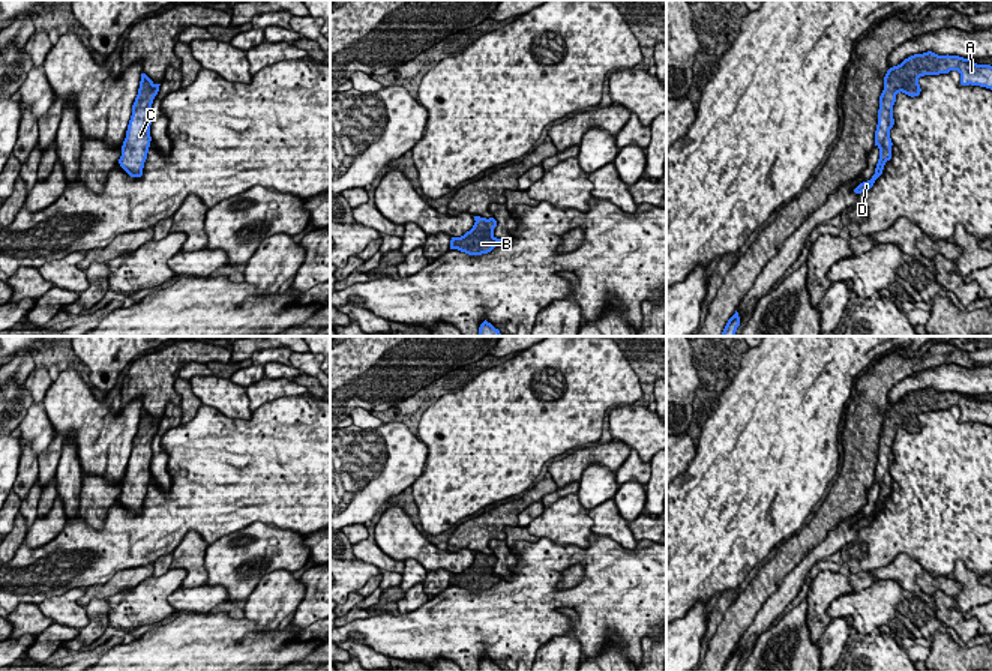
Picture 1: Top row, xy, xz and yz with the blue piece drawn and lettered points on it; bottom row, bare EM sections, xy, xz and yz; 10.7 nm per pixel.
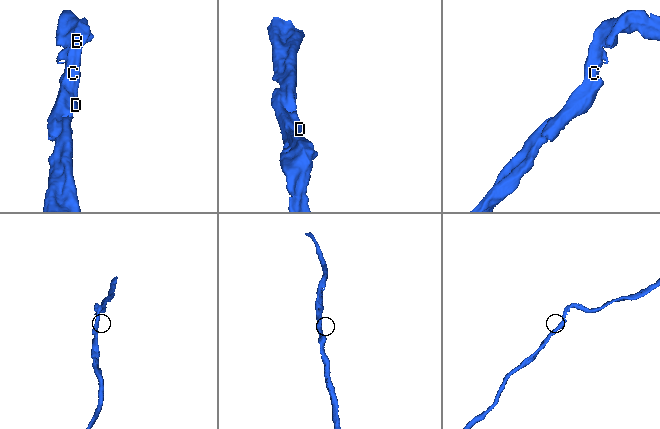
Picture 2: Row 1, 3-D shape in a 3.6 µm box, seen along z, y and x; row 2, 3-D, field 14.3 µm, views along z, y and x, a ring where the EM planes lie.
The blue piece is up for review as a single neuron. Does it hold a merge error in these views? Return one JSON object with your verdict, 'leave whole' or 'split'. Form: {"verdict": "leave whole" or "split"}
{"verdict": "leave whole"}

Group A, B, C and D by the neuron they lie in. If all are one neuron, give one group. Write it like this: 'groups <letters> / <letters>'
groups A B C D

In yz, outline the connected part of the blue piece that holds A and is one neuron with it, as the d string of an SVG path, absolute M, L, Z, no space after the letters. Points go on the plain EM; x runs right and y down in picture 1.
M932 387L914 390L900 401L893 402L884 413L884 426L879 432L878 461L875 467L875 482L879 485L879 495L870 516L860 519L854 528L869 527L882 510L884 501L891 495L890 465L894 461L893 441L897 429L911 434L918 432L921 425L918 414L924 411L939 411L957 407L962 422L980 422L992 426L992 402L977 401L972 395L959 392L938 392Z

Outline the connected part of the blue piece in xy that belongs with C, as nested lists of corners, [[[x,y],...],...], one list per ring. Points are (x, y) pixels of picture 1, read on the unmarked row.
[[[141,410],[138,431],[132,441],[132,452],[128,461],[126,474],[122,482],[120,503],[131,513],[141,513],[150,483],[152,440],[161,420],[155,420],[146,410]]]

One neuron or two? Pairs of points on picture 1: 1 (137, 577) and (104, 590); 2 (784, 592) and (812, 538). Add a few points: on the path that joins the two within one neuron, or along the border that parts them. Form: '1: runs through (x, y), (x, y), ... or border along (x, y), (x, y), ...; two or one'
1: runs through (129, 578), (111, 587); one
2: border along (826, 536), (778, 587); two

